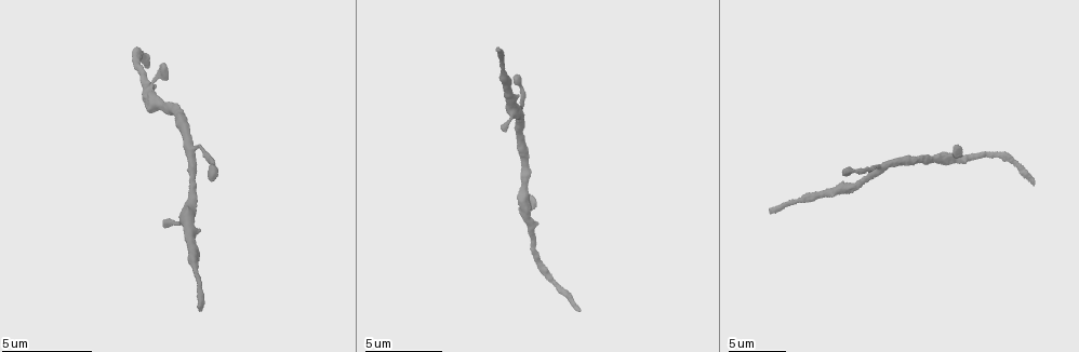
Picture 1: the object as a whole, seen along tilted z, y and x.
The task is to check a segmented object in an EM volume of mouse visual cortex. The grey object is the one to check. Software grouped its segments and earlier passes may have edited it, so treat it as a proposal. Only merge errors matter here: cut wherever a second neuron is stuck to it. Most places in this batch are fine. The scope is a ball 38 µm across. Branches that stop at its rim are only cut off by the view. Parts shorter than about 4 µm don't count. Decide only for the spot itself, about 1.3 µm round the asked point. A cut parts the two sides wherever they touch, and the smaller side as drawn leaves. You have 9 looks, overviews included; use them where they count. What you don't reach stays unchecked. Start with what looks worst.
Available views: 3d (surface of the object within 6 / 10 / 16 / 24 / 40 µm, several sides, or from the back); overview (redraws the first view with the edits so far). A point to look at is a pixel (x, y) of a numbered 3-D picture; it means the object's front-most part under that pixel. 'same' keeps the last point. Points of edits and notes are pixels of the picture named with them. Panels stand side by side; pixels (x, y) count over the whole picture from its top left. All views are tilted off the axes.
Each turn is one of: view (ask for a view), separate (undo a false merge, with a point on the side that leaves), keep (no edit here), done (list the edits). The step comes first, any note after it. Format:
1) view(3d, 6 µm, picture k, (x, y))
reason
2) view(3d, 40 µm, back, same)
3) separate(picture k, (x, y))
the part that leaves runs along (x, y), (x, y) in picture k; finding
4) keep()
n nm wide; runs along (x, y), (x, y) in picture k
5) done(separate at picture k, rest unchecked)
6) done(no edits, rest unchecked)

view(3d, 10 µm, picture 1, (503, 75))

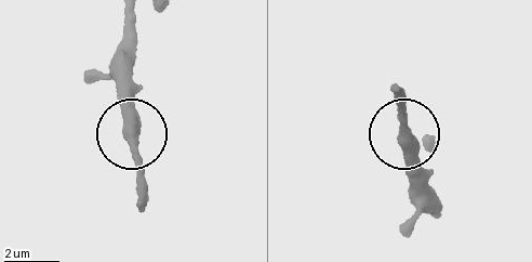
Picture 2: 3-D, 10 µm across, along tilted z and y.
keep()
430 nm wide; continuous, no second neuron

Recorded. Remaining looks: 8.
view(3d, 16 µm, picture 1, (182, 126))

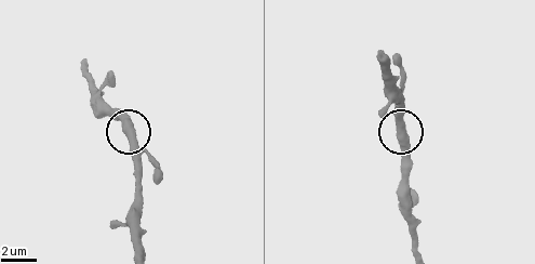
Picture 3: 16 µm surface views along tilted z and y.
keep()
continuous, no second neuron

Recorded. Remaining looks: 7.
view(3d, 10 µm, picture 1, (193, 198))
thick turns thin

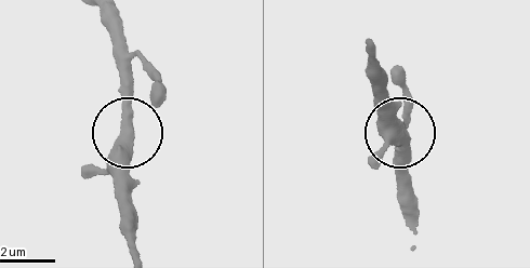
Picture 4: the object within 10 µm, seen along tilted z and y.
view(3d, 6 µm, picture 4, (127, 134))

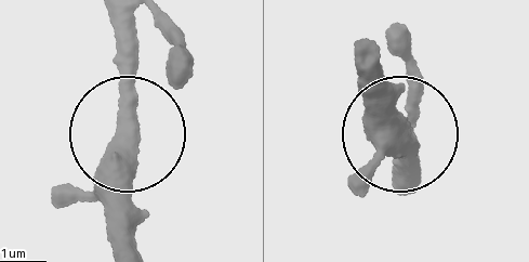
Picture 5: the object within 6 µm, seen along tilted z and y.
keep()
one neuron here

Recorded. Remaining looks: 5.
view(3d, 6 µm, picture 1, (531, 231))
sudden change in width

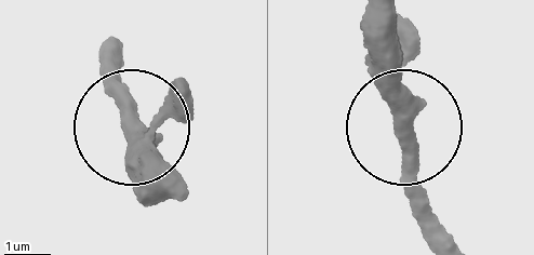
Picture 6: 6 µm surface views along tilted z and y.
view(3d, 6 µm, back, picture 6, (131, 124))
other side

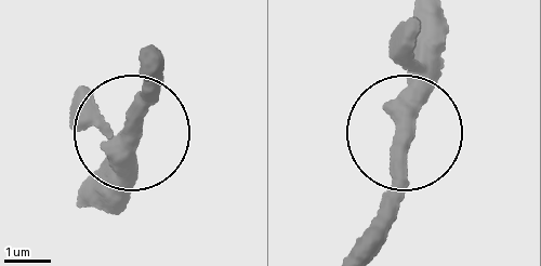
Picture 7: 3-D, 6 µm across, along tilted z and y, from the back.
keep()
runs along (426, 18), (392, 223) in picture 7; continuous, no second neuron

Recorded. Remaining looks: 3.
done(no edits, rest unchecked)

